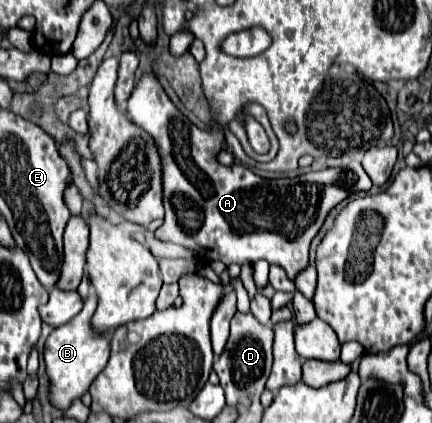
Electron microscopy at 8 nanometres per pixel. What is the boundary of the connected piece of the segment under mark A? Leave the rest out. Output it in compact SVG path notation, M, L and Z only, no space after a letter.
M144 76L136 84L132 96L128 98L126 116L130 116L130 120L138 128L148 132L154 138L154 142L158 144L158 154L160 154L160 162L162 162L162 190L164 190L164 212L166 214L164 214L162 226L158 230L154 230L154 236L162 242L174 242L178 246L194 250L194 254L200 260L208 260L208 262L220 260L226 266L230 266L230 264L242 266L246 262L252 264L252 262L256 262L256 258L264 258L270 264L282 266L288 272L288 278L292 282L308 266L310 242L322 228L330 210L336 204L340 204L344 198L348 198L350 192L370 190L372 182L374 182L374 186L384 186L392 174L396 154L398 154L398 150L394 146L368 150L362 158L362 166L366 172L362 170L360 162L354 162L356 168L350 166L348 170L326 168L320 172L310 172L310 180L300 178L300 176L286 178L286 180L264 180L240 164L222 166L216 160L216 154L222 148L224 134L214 116L212 117L213 124L207 131L190 124L188 118L184 118L178 112L178 108L170 102L170 98L162 90L156 76Z

